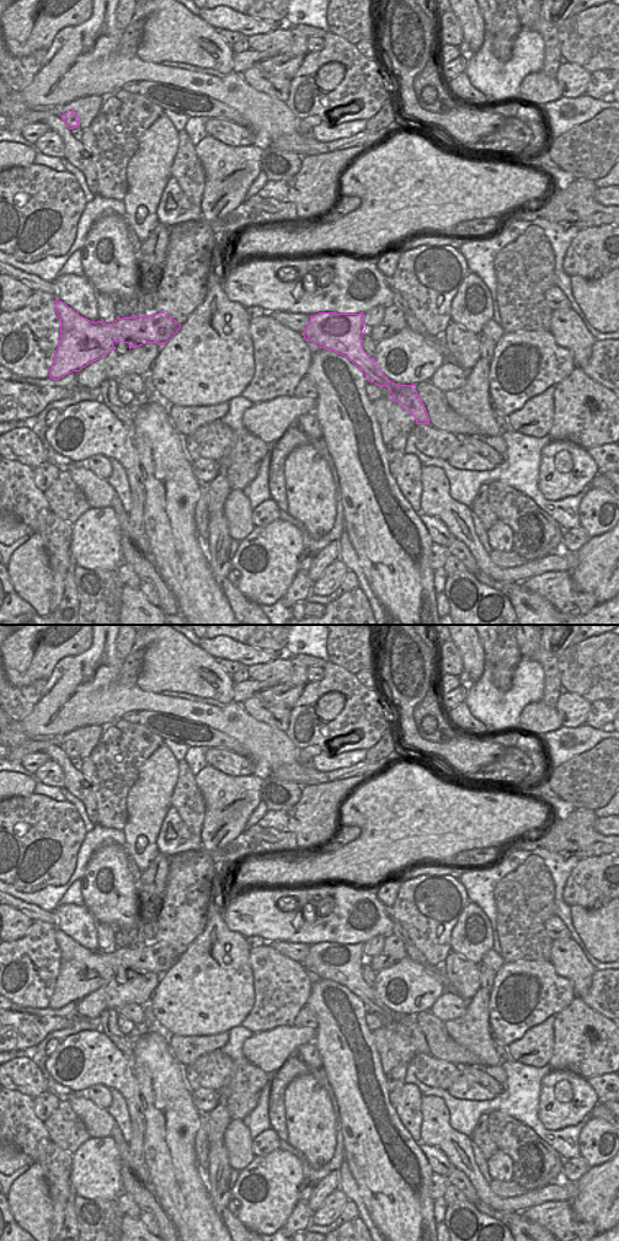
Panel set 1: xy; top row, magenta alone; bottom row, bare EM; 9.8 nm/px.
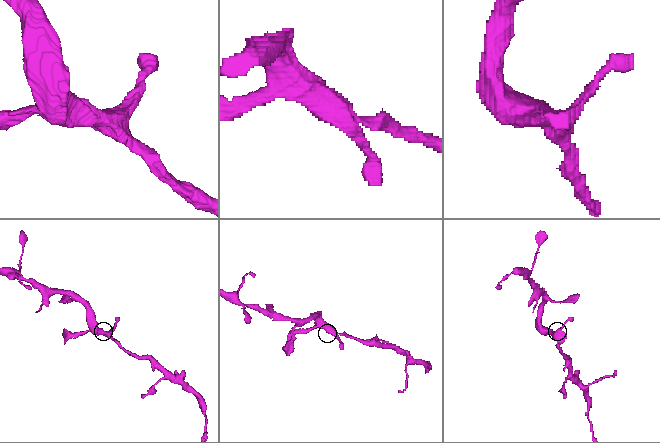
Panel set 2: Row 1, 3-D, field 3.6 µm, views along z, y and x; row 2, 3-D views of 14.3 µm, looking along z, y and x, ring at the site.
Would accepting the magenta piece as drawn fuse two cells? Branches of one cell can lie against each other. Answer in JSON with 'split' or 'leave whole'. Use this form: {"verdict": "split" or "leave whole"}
{"verdict": "leave whole"}

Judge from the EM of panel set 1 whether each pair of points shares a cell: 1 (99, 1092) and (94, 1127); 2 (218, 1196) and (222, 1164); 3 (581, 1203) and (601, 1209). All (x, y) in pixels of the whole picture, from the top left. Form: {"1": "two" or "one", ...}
{"1": "two", "2": "one", "3": "one"}

